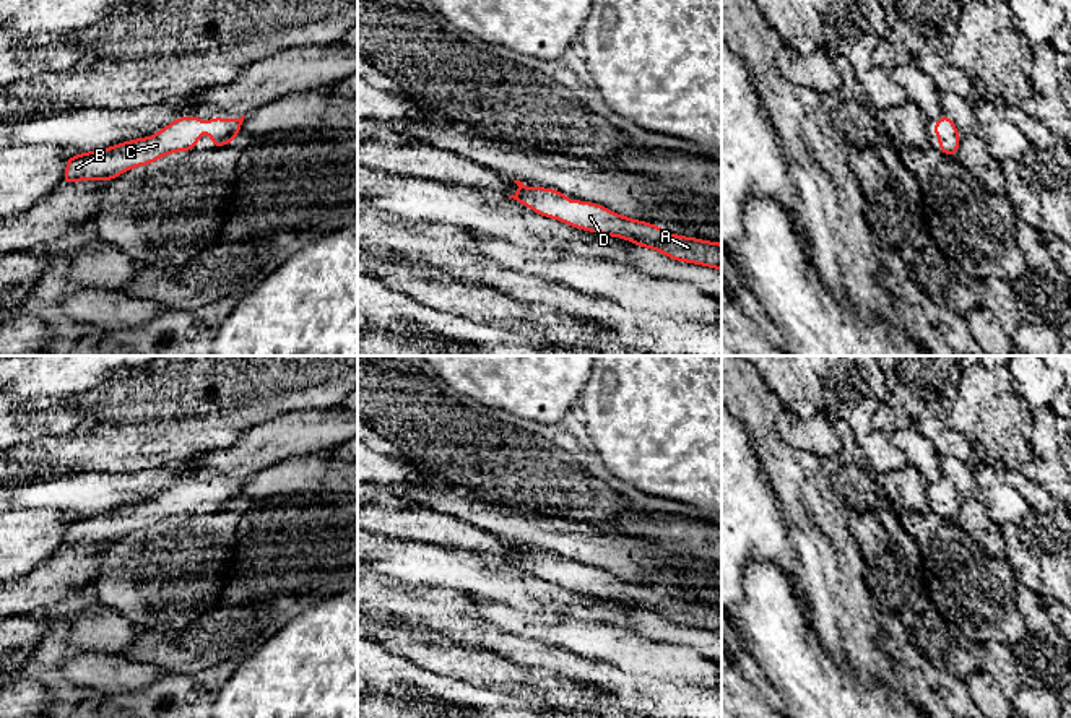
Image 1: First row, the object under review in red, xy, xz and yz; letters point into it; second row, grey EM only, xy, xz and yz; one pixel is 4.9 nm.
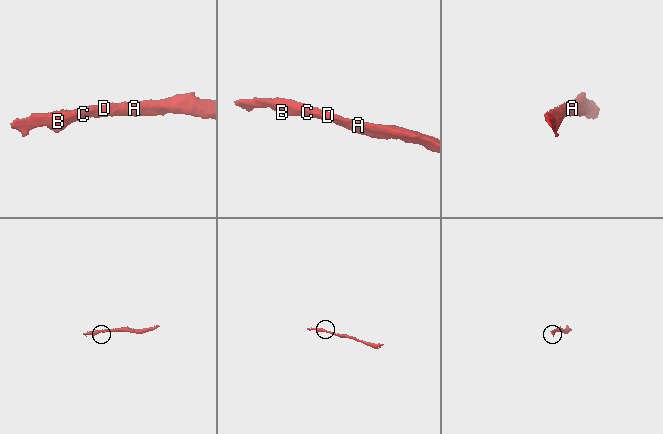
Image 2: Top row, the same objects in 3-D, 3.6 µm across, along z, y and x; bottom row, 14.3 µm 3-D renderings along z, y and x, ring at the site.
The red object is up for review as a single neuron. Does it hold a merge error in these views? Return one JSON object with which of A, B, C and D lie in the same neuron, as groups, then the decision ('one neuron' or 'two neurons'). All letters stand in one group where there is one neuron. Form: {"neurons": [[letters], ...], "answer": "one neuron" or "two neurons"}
{"neurons": [["A", "B", "C", "D"]], "answer": "one neuron"}

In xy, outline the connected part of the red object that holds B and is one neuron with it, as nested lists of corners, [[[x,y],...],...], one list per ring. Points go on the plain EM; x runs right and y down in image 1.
[[[179,481],[153,500],[80,517],[67,523],[63,549],[78,544],[112,544],[132,531],[151,528],[169,517],[190,515],[205,494],[215,512],[224,510],[241,497],[244,481],[211,481],[206,489],[200,481]]]

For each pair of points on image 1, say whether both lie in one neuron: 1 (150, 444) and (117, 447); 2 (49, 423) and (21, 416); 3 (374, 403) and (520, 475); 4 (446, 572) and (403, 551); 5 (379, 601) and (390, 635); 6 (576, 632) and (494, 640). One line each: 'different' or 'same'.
1: same
2: same
3: same
4: same
5: different
6: different

